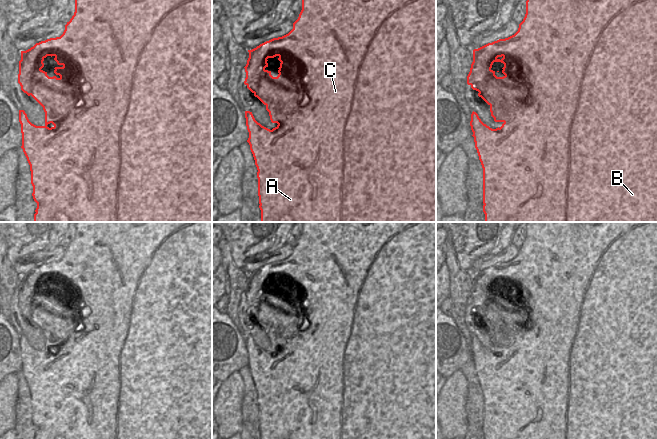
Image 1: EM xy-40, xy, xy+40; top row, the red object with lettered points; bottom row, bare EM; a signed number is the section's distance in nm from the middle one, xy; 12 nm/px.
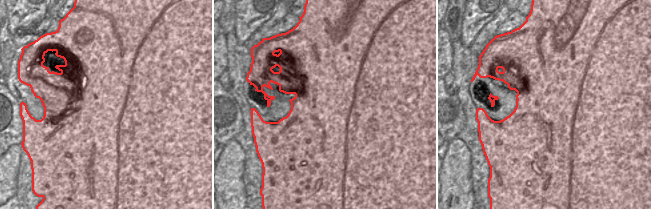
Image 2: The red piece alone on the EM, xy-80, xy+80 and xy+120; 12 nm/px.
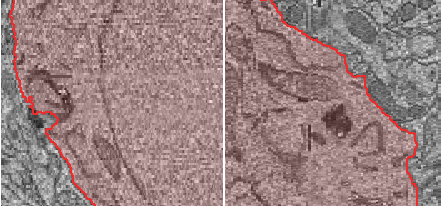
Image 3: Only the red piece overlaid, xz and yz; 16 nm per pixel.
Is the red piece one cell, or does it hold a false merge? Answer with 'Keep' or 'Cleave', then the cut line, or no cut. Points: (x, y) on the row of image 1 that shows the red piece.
Keep. No split.

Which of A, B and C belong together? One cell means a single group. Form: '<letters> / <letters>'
A B C

